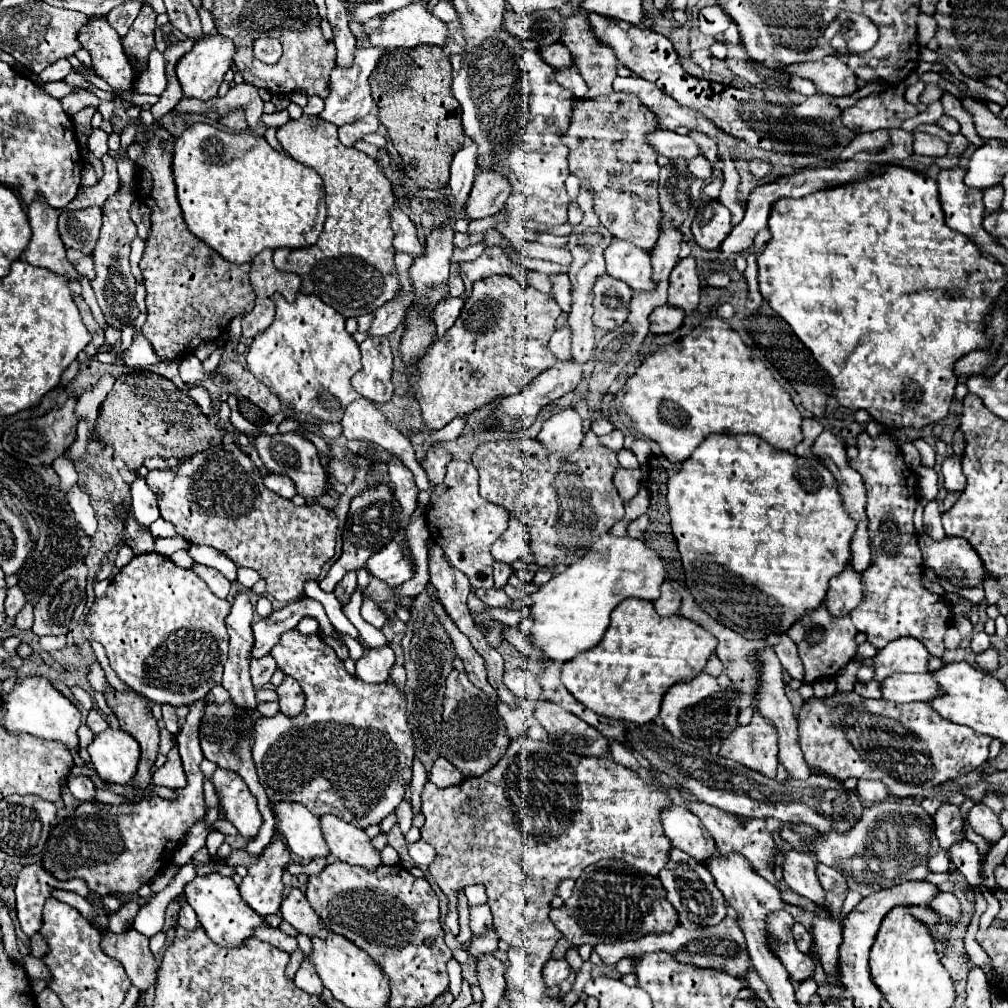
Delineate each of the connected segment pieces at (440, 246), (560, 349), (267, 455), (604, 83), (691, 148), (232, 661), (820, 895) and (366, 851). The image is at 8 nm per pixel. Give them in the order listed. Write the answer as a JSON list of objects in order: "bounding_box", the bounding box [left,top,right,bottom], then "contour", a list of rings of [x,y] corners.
[{"bounding_box":[409,227,453,293],"contour":[[[451,227],[433,229],[425,245],[425,255],[417,257],[409,269],[409,275],[419,293],[425,293],[427,287],[431,285],[447,283],[451,253],[453,253],[453,229]]]},{"bounding_box":[549,325,571,361],"contour":[[[569,325],[557,329],[551,339],[549,339],[549,351],[557,357],[557,361],[567,361],[571,359],[571,353],[569,353],[569,347],[571,347],[571,341],[569,341]]]},{"bounding_box":[257,433,327,503],"contour":[[[275,433],[275,435],[259,435],[257,437],[257,451],[261,461],[267,465],[267,469],[271,473],[281,473],[287,475],[289,479],[293,479],[297,495],[305,497],[307,503],[311,503],[315,497],[321,497],[323,493],[327,493],[327,475],[319,463],[317,457],[317,449],[313,443],[309,443],[307,439],[303,439],[297,433]]]},{"bounding_box":[561,11,619,99],"contour":[[[573,11],[573,15],[563,21],[561,43],[571,51],[573,59],[575,59],[575,67],[577,67],[577,71],[581,73],[583,81],[589,87],[589,91],[585,93],[583,99],[597,99],[599,95],[609,95],[609,91],[613,91],[611,83],[617,77],[617,65],[619,65],[619,61],[617,61],[615,53],[595,37],[595,33],[591,31],[589,19],[587,19],[585,13]]]},{"bounding_box":[645,129,701,159],"contour":[[[655,129],[653,133],[649,133],[645,137],[645,141],[663,157],[669,159],[693,159],[697,157],[701,151],[699,147],[687,137],[687,135],[679,135],[675,131],[665,131],[665,129]]]},{"bounding_box":[221,593,257,711],"contour":[[[237,593],[231,613],[229,613],[229,619],[227,619],[227,631],[229,631],[231,641],[229,641],[229,659],[225,663],[225,673],[223,673],[221,685],[229,691],[231,703],[241,711],[253,711],[253,707],[257,707],[255,689],[253,689],[253,683],[249,677],[249,651],[253,647],[251,623],[253,623],[253,605],[245,593]]]},{"bounding_box":[783,851,827,909],"contour":[[[787,851],[783,853],[783,881],[801,897],[807,897],[813,901],[817,907],[827,909],[825,905],[825,891],[817,879],[815,867],[817,861],[813,855],[799,853],[799,851]]]},{"bounding_box":[321,815,381,871],"contour":[[[323,815],[321,829],[335,859],[359,865],[367,871],[375,871],[381,865],[381,855],[363,829],[357,829],[335,815]]]}]

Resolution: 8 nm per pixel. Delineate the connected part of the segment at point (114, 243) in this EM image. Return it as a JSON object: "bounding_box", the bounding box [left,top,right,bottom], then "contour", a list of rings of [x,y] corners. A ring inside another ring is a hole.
{"bounding_box":[91,189,139,337],"contour":[[[120,189],[114,195],[107,199],[107,203],[103,205],[103,227],[101,227],[101,237],[97,241],[97,247],[93,251],[93,261],[95,261],[95,271],[97,277],[93,279],[91,287],[97,295],[99,307],[105,315],[107,325],[115,327],[115,329],[123,329],[125,325],[133,327],[133,337],[137,337],[137,329],[135,329],[135,319],[139,315],[137,303],[135,303],[135,277],[131,273],[129,267],[129,245],[133,241],[133,235],[137,235],[137,227],[129,217],[129,209],[133,205],[135,195],[133,192]]]}

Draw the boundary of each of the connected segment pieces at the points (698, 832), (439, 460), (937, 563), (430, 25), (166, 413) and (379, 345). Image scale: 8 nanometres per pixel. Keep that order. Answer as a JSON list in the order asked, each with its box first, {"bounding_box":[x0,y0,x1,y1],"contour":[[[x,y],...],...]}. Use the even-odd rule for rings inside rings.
[{"bounding_box":[661,807,717,865],"contour":[[[671,807],[661,815],[665,835],[673,847],[681,849],[703,865],[707,865],[707,861],[717,855],[713,837],[709,835],[709,831],[705,831],[705,827],[701,827],[697,815],[687,811],[687,807]]]},{"bounding_box":[419,447,453,485],"contour":[[[433,447],[427,451],[425,459],[419,463],[425,473],[427,473],[427,479],[433,483],[433,485],[439,485],[445,477],[445,469],[447,469],[447,463],[451,461],[453,457],[445,451],[445,449],[439,449],[439,447]]]},{"bounding_box":[919,533,985,587],"contour":[[[921,533],[919,547],[925,567],[933,569],[937,577],[947,579],[957,587],[981,585],[985,573],[983,563],[965,539],[945,537],[943,541],[933,541],[927,533]]]},{"bounding_box":[367,1,449,49],"contour":[[[417,1],[387,13],[383,17],[381,29],[367,31],[367,37],[371,45],[387,49],[395,47],[413,49],[417,45],[445,47],[449,29],[445,27],[445,21],[431,15],[427,7],[421,1]]]},{"bounding_box":[95,371,223,471],"contour":[[[151,371],[121,375],[115,381],[99,411],[95,435],[103,445],[111,445],[113,455],[121,457],[131,471],[141,467],[149,457],[175,457],[183,461],[193,453],[205,451],[223,441],[217,425],[201,413],[191,397],[181,393],[169,379]]]},{"bounding_box":[353,337,393,403],"contour":[[[387,337],[365,339],[361,345],[361,371],[353,377],[353,387],[373,403],[387,403],[393,397],[393,353]]]}]

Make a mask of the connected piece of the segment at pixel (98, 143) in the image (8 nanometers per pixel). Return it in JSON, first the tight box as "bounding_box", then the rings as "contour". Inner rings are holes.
{"bounding_box":[87,129,109,157],"contour":[[[93,129],[93,133],[89,135],[89,141],[87,141],[87,147],[89,147],[89,151],[93,151],[95,157],[103,157],[109,151],[107,149],[107,135],[101,129]]]}

